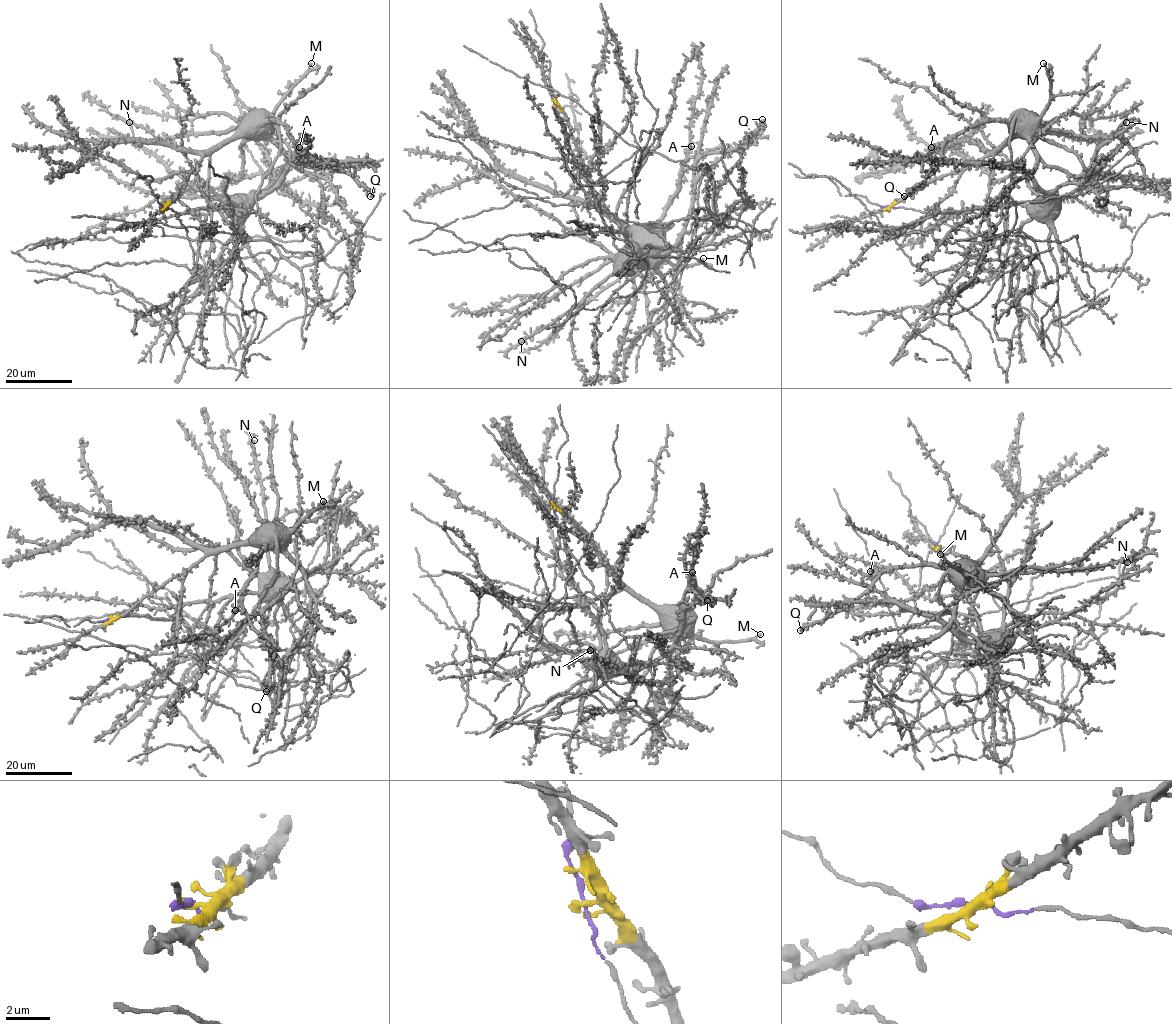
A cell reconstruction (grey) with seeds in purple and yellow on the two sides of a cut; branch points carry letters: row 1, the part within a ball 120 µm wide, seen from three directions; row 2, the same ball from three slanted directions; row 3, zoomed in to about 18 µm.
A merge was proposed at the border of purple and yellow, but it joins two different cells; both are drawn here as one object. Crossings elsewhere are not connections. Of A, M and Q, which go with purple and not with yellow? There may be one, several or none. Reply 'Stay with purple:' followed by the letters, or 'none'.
Stay with purple: none

